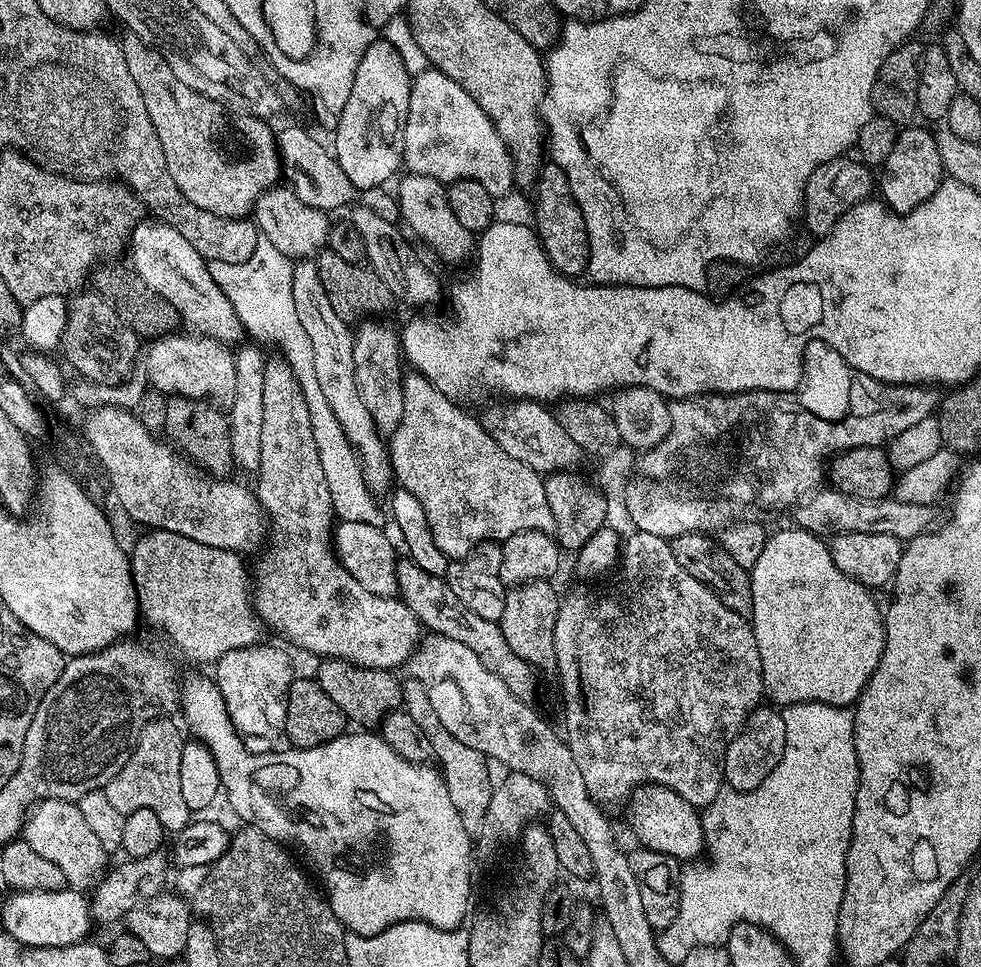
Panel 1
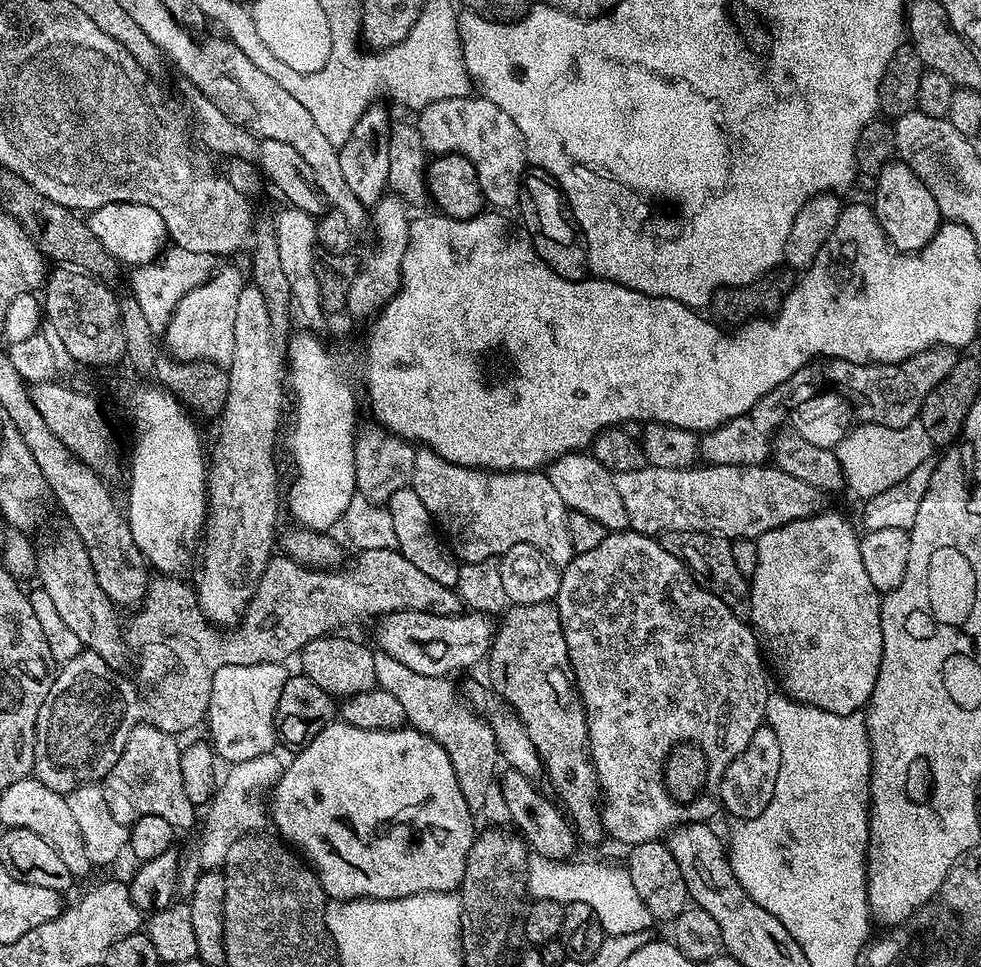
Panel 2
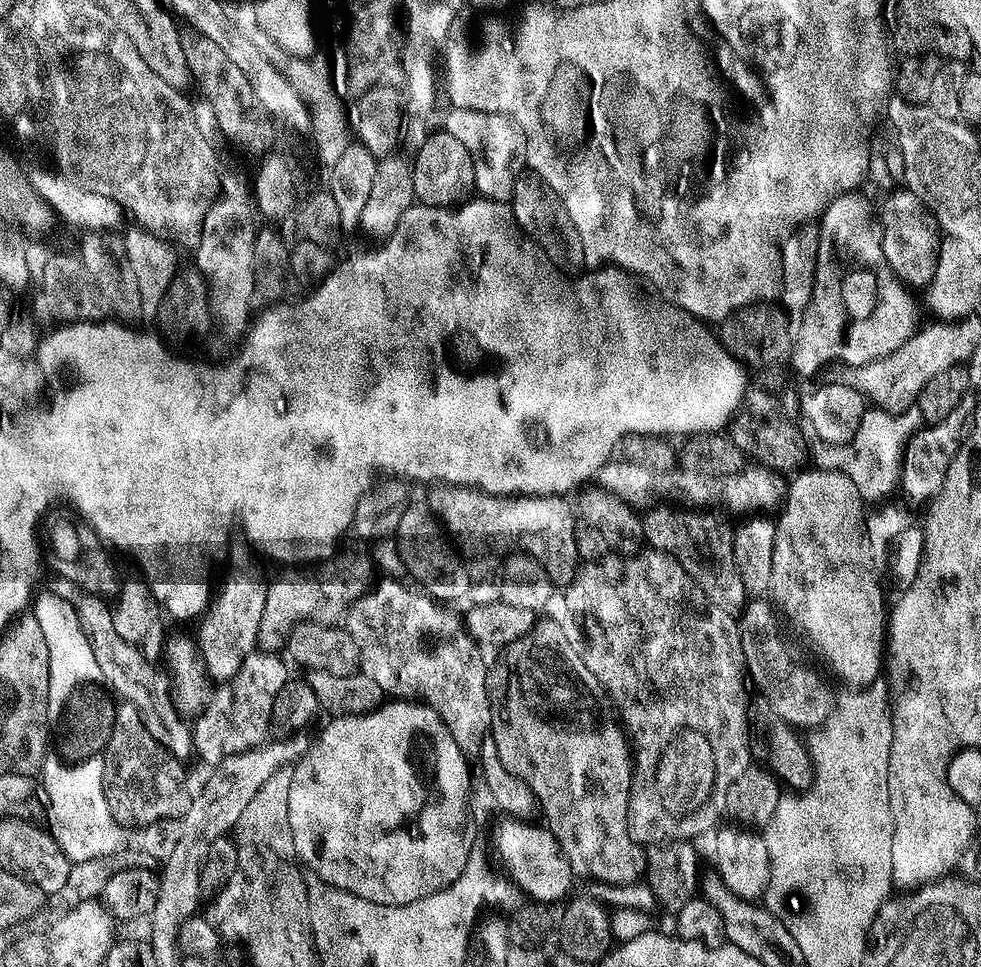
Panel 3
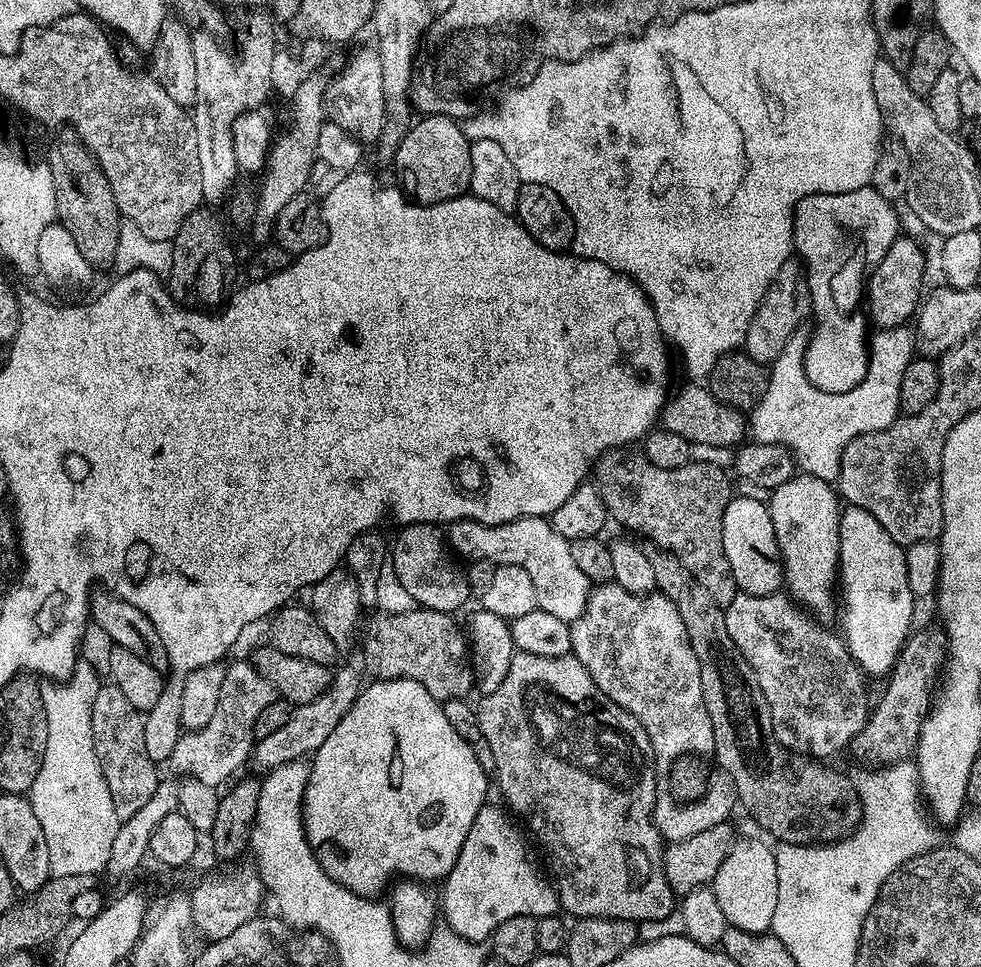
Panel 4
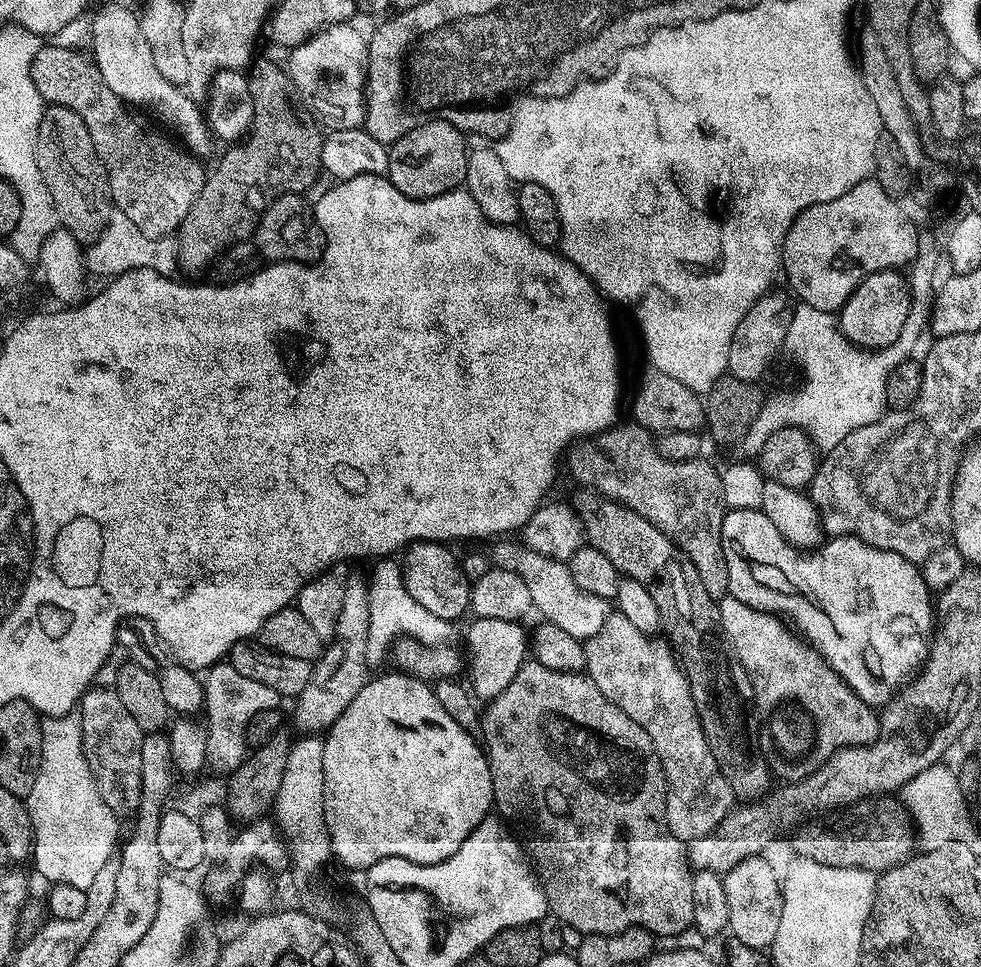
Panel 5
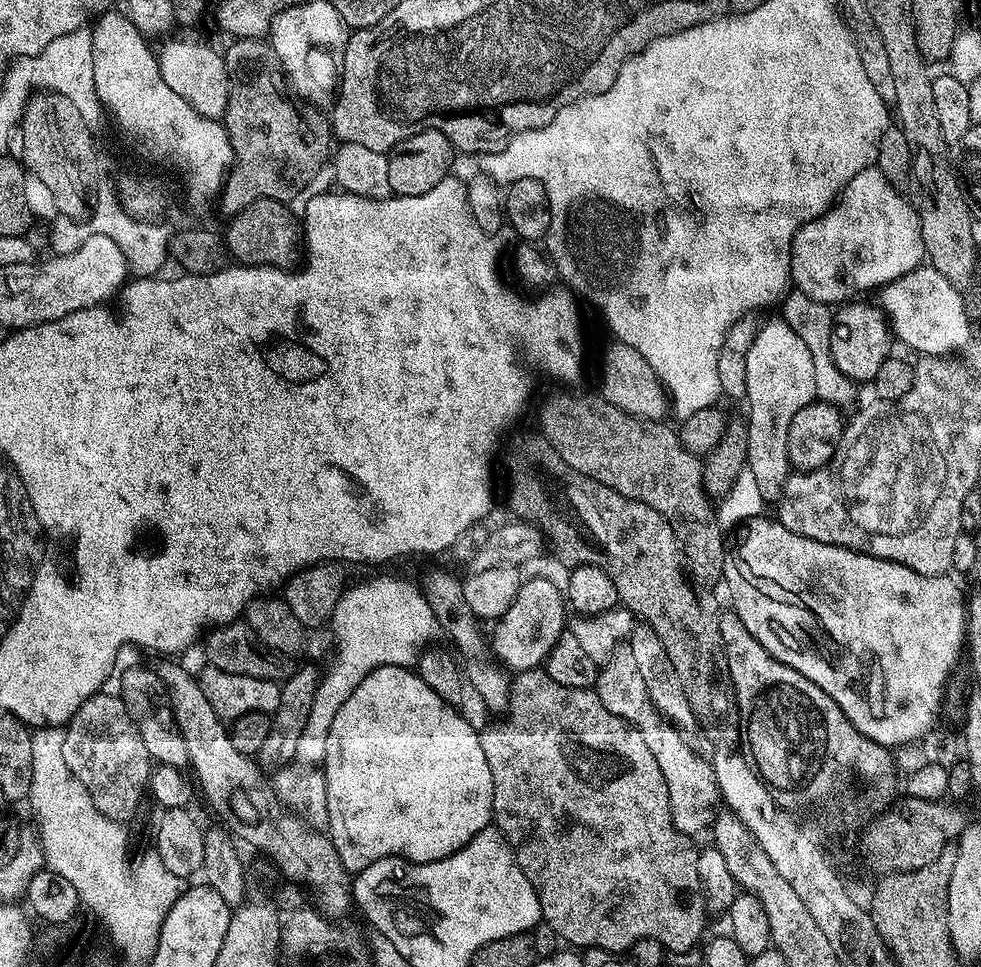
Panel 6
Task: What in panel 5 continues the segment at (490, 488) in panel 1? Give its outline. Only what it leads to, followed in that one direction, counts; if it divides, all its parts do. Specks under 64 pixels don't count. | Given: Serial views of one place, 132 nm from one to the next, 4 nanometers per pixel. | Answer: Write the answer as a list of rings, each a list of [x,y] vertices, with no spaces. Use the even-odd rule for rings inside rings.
[[[502,545],[496,560],[494,556],[495,567],[516,572],[518,578],[526,582],[526,587],[530,590],[533,609],[537,613],[540,611],[547,623],[559,626],[561,630],[566,630],[566,634],[582,642],[587,642],[592,636],[596,636],[602,630],[608,616],[613,615],[613,605],[607,600],[578,590],[578,586],[574,586],[574,578],[570,578],[567,563],[538,555],[523,546],[517,548],[516,552],[514,545]]]

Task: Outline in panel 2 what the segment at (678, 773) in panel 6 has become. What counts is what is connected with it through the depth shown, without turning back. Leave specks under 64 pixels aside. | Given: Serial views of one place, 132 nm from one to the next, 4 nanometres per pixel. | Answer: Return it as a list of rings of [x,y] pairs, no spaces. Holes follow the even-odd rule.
[[[631,530],[608,532],[602,538],[602,542],[594,546],[594,550],[575,553],[570,563],[560,573],[560,585],[554,603],[562,622],[566,650],[572,663],[572,675],[576,688],[580,691],[584,713],[588,719],[588,755],[592,757],[592,765],[600,783],[602,797],[600,816],[604,822],[605,833],[609,837],[613,836],[618,843],[631,846],[651,840],[660,840],[665,833],[685,821],[707,821],[709,819],[708,804],[704,798],[697,798],[690,804],[678,806],[677,801],[669,796],[668,788],[664,784],[664,759],[676,744],[685,742],[697,744],[706,754],[709,781],[719,782],[726,766],[730,766],[730,762],[734,762],[734,758],[738,758],[738,754],[746,750],[746,745],[750,742],[750,737],[754,735],[754,730],[758,730],[765,723],[764,711],[770,695],[770,689],[768,689],[770,676],[766,671],[766,660],[762,655],[762,648],[755,631],[714,594],[707,592],[692,577],[691,572],[688,571],[688,565],[683,560],[674,558],[674,554],[664,549],[656,536],[645,536],[642,532]]]

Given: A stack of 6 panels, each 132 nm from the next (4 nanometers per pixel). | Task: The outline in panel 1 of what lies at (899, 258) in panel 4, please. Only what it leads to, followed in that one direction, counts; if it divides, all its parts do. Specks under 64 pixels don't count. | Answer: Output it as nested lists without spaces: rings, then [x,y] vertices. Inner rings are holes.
[[[904,126],[896,133],[894,150],[890,158],[878,172],[878,196],[894,212],[913,212],[922,202],[926,202],[938,190],[945,175],[944,167],[938,154],[936,137],[930,131],[917,126]],[[880,192],[880,193],[879,193]]]

